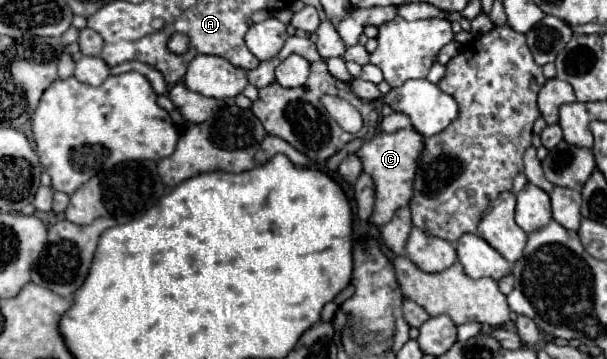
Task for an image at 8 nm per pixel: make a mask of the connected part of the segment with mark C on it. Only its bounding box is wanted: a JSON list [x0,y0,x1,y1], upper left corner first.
[356,128,424,226]

